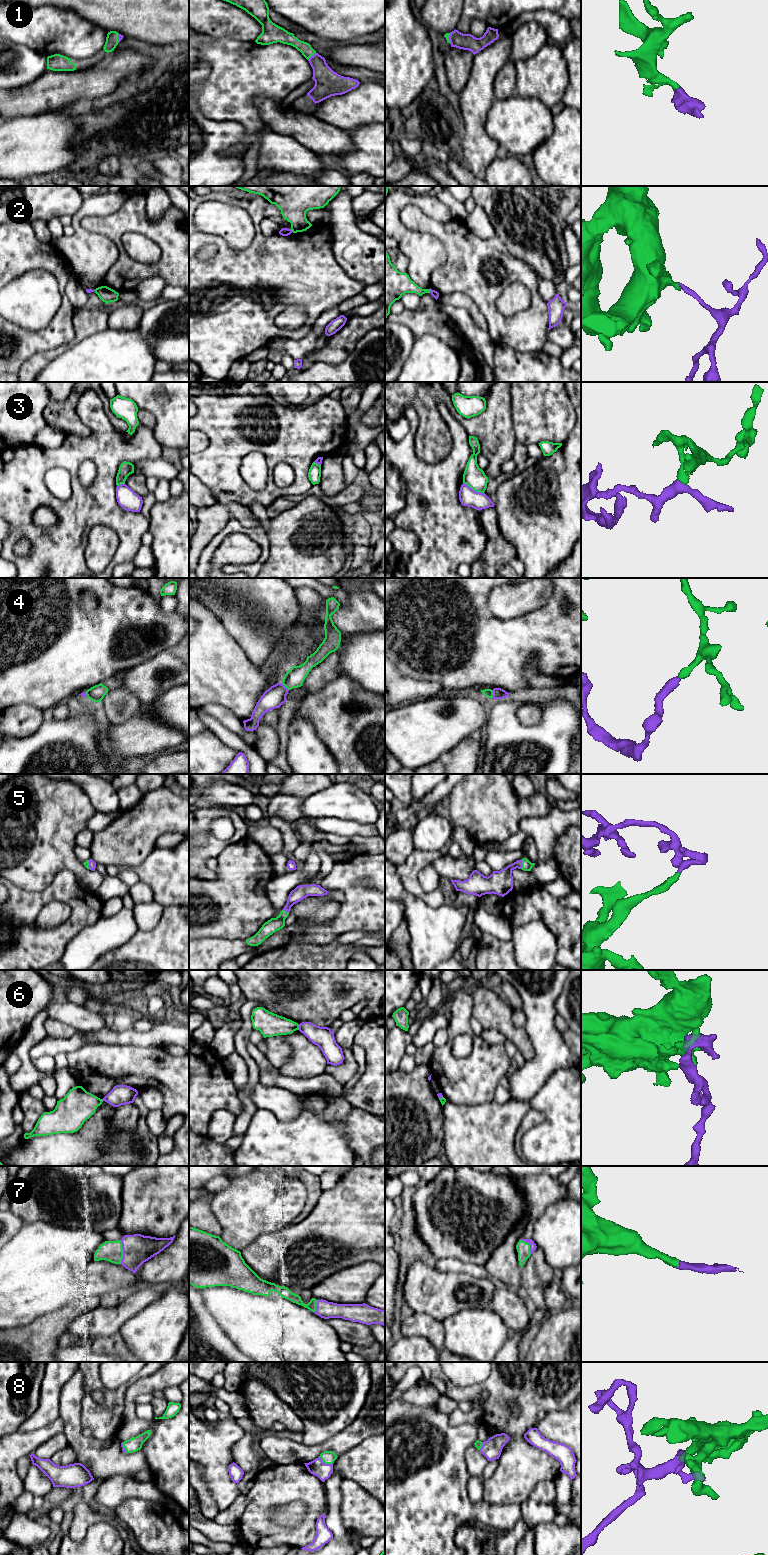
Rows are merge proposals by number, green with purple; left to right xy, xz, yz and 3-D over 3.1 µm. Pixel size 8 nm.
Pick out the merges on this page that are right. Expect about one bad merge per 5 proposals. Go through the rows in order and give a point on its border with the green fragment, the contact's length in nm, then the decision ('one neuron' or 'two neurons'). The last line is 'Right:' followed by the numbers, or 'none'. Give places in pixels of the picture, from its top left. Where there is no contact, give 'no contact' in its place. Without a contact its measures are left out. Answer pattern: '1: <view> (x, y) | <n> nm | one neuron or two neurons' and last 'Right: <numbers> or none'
1: xz (311, 55) | 90 nm | one neuron
2: yz (429, 291) | 40 nm | two neurons
3: yz (473, 489) | 190 nm | two neurons
4: xz (285, 686) | 90 nm | one neuron
5: yz (522, 864) | 70 nm | one neuron
6: xz (298, 1027) | 50 nm | two neurons
7: xy (122, 1252) | 190 nm | one neuron
8: xz (325, 1463) | 130 nm | one neuron
Right: 1, 4, 5, 7, 8

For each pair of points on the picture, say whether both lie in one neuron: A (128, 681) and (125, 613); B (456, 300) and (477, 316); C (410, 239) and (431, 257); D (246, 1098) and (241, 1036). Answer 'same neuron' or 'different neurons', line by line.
A: different neurons
B: same neuron
C: same neuron
D: same neuron

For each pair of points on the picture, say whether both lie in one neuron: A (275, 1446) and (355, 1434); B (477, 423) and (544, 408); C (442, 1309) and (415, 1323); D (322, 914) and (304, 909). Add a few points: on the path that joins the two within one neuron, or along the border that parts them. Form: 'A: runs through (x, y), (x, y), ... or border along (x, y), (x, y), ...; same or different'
A: runs through (295, 1451), (315, 1451), (335, 1444); same
B: border along (509, 392), (511, 426), (516, 438); different
C: border along (414, 1312), (425, 1312), (441, 1322); different
D: runs through (318, 911), (308, 910); same

